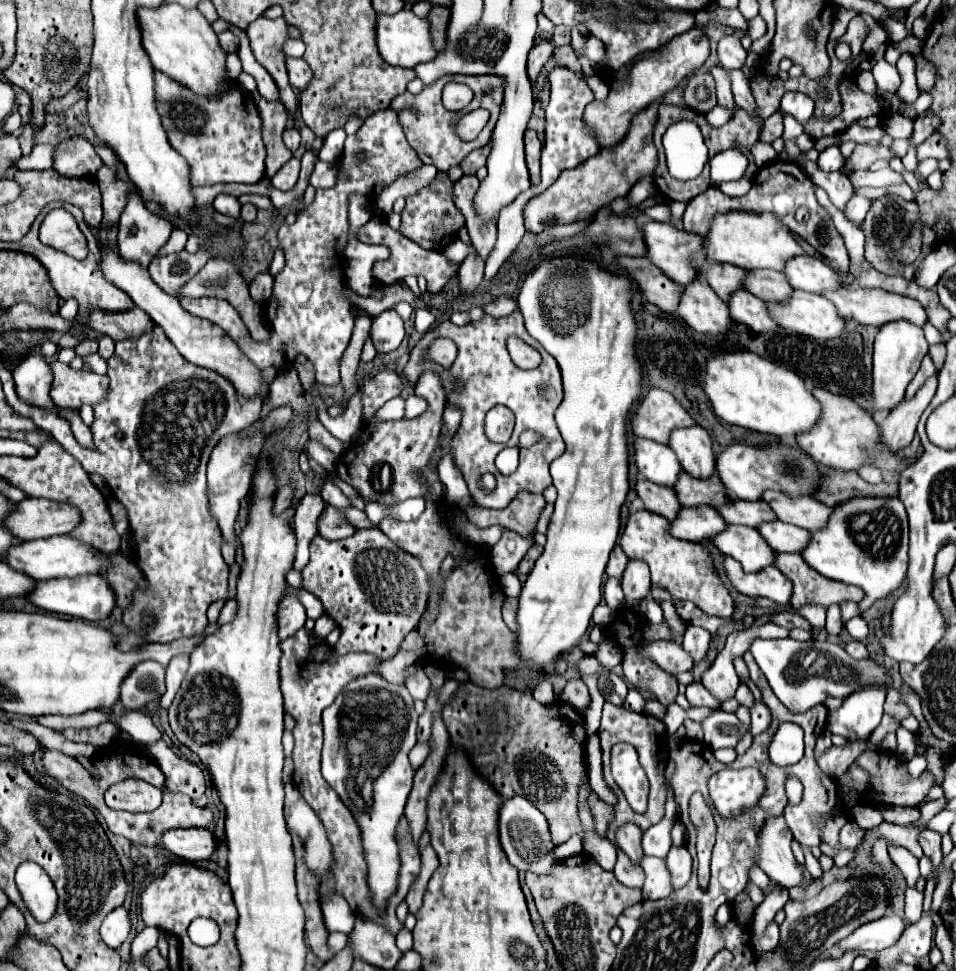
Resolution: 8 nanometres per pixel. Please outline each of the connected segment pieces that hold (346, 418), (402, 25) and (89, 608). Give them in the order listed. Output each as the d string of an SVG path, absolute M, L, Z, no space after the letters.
M314 394L314 404L318 406L318 420L324 424L324 428L338 438L342 444L350 444L352 436L360 430L360 394L354 394L350 400L348 412L340 418L330 418L326 412L326 406L318 394Z
M400 10L394 16L378 14L378 18L376 18L376 44L378 44L380 56L388 64L400 66L400 68L414 68L416 64L428 62L436 56L436 50L430 42L430 34L428 34L428 22L418 18L412 10Z
M96 574L40 580L40 582L36 582L36 586L30 590L30 594L26 598L34 606L38 606L46 612L54 612L54 614L62 614L62 616L70 616L70 618L82 618L88 622L98 622L98 620L108 618L116 604L116 602L112 602L112 590L108 590L108 586L104 586L104 582L100 582L100 578L96 578Z

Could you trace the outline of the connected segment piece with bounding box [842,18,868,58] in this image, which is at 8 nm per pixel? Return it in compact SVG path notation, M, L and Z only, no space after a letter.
M854 18L850 22L848 32L842 36L842 40L848 42L852 48L852 58L858 58L858 54L862 52L862 42L864 42L866 34L868 34L868 28L864 26L864 22L860 22L860 18Z

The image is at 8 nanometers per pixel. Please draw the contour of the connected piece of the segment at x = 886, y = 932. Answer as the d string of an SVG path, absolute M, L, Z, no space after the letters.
M888 914L888 918L880 918L880 922L870 922L868 926L860 926L858 930L854 930L848 938L838 942L838 948L842 952L848 950L880 952L896 944L902 932L904 932L902 918L898 914Z

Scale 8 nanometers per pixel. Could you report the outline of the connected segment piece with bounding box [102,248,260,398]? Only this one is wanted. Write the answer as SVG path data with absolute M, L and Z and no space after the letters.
M102 248L102 272L110 282L122 288L134 300L134 304L140 306L152 318L154 324L160 324L160 328L166 332L166 336L172 340L172 344L188 362L216 370L236 386L238 394L246 398L252 398L260 392L260 372L256 370L256 366L252 366L252 362L248 362L248 358L244 358L244 354L240 354L238 346L224 334L224 330L208 320L196 318L186 310L182 310L178 298L166 294L156 282L152 282L148 270L140 270L136 262L128 262L120 258L120 254L116 254L114 250Z

